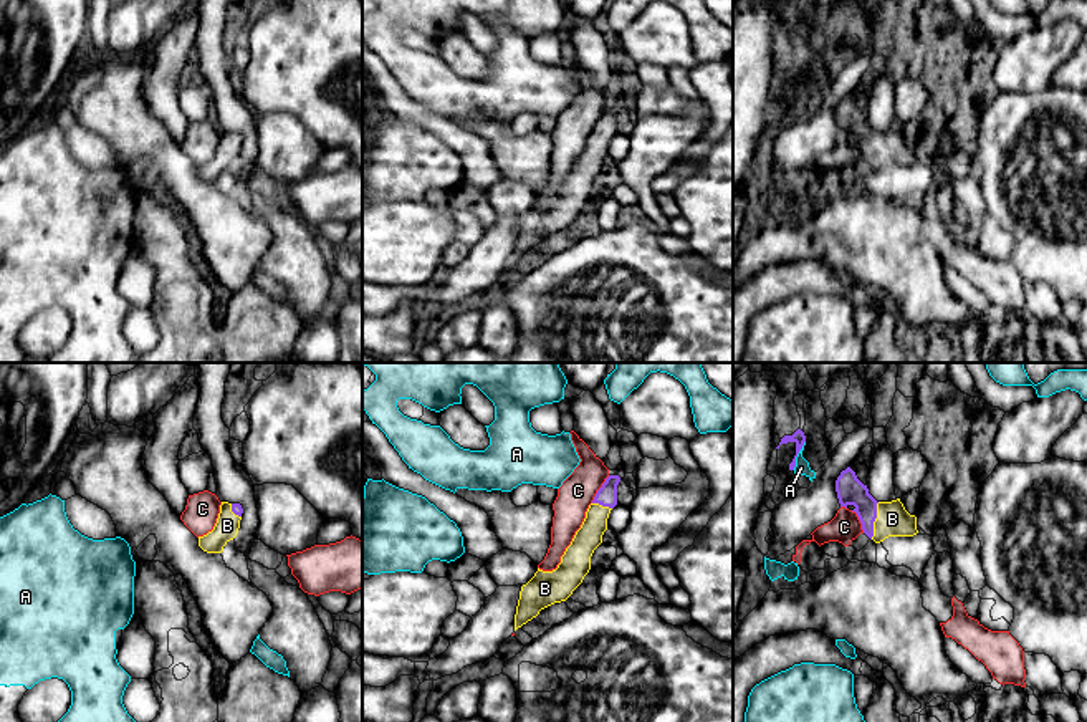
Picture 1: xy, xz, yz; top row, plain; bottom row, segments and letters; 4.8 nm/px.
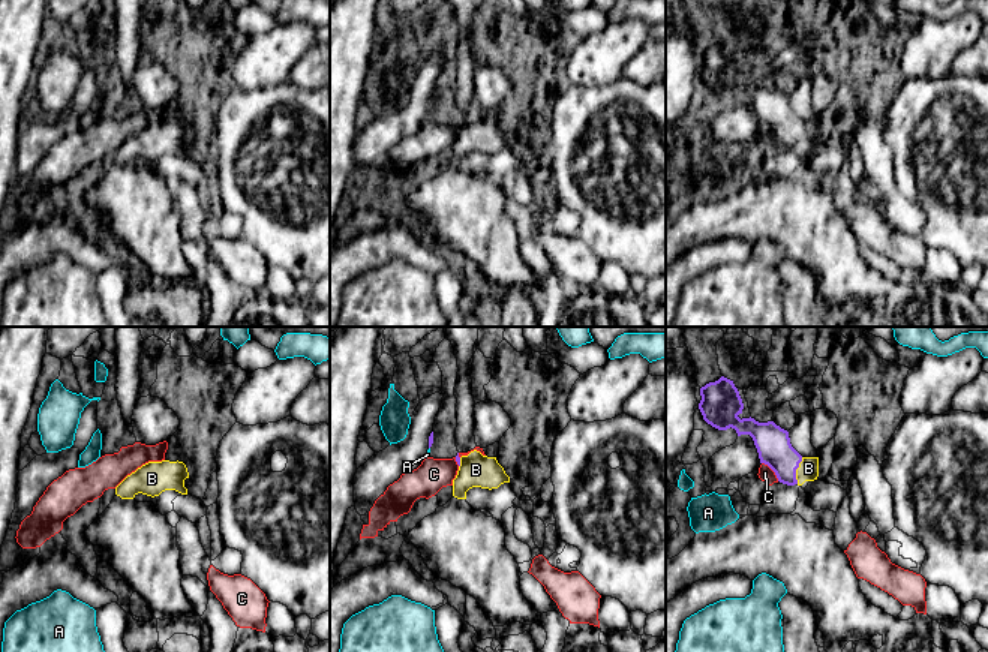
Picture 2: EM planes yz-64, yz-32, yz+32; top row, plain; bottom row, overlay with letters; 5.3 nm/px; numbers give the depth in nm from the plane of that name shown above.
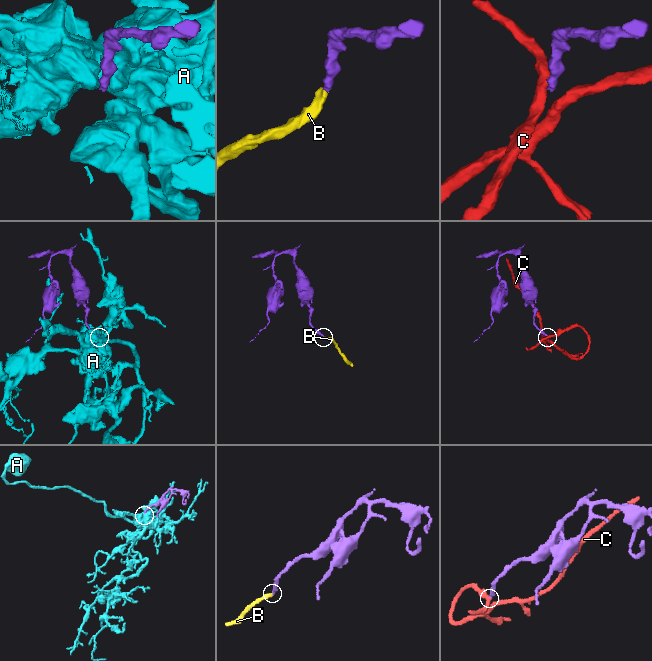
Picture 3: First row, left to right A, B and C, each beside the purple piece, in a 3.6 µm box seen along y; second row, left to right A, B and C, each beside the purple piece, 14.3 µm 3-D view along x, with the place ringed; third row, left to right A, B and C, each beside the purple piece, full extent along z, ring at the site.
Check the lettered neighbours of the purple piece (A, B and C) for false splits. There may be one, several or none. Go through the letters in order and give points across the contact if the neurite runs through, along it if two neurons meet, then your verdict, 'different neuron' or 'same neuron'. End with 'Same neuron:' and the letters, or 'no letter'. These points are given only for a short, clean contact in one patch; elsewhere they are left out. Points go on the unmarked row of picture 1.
A: border yz (804, 70), (793, 98); different neuron
B: way yz (851, 120), (874, 149), (892, 148); same neuron
C: border xz (609, 105), (591, 131); different neuron
Same neuron: B

